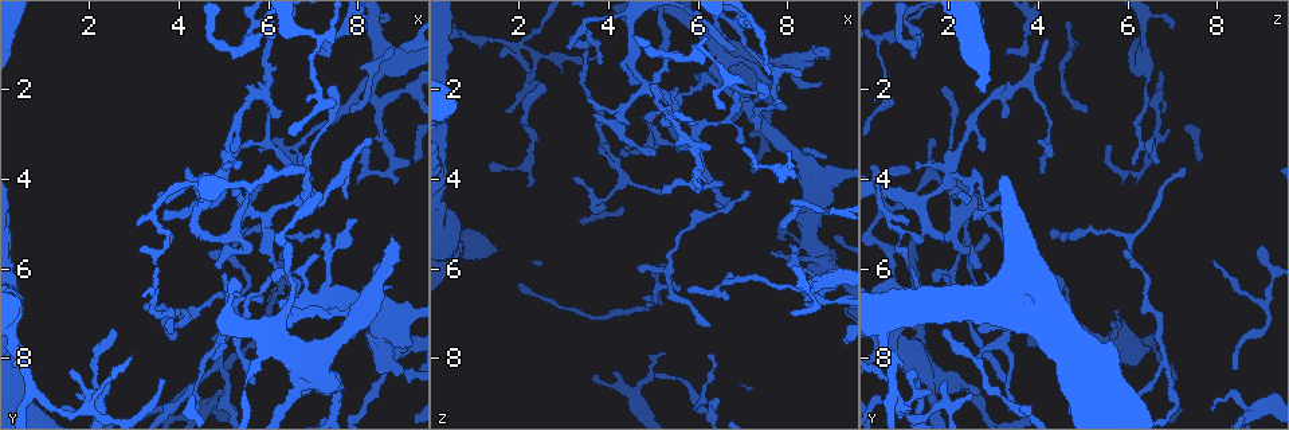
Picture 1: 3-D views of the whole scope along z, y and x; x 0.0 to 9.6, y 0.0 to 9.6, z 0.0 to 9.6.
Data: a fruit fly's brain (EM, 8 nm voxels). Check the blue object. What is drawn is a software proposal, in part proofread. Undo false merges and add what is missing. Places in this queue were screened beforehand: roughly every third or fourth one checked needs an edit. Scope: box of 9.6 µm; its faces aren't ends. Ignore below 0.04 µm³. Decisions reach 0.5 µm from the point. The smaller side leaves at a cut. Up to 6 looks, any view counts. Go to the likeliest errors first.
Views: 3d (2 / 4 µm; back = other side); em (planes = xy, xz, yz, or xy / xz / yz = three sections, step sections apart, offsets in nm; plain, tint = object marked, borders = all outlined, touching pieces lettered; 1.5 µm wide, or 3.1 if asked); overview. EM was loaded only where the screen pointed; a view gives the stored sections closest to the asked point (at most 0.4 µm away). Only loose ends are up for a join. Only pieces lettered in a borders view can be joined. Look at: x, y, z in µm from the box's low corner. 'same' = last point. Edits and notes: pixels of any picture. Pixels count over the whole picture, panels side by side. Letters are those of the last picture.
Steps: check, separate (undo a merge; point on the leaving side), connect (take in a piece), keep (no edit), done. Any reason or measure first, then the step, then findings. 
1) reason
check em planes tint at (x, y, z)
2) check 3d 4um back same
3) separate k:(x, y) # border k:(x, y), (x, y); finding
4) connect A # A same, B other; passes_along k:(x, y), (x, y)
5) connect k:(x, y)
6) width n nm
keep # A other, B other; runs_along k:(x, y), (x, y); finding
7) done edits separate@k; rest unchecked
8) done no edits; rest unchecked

an open end
check 3d 2um at (8.80, 5.25, 1.15)

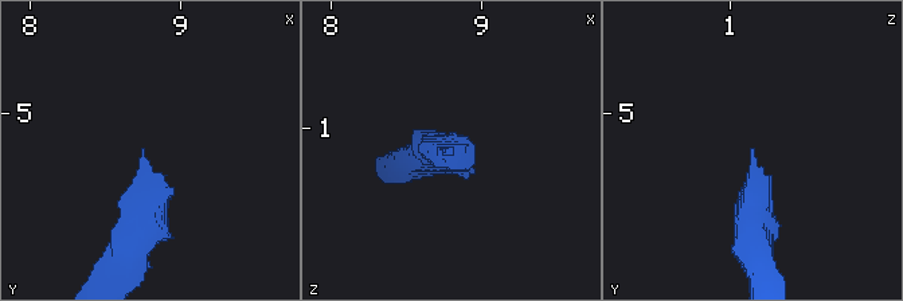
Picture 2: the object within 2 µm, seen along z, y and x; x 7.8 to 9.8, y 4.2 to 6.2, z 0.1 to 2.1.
need the tissue
check em planes borders at (8.76, 5.24, 1.14)

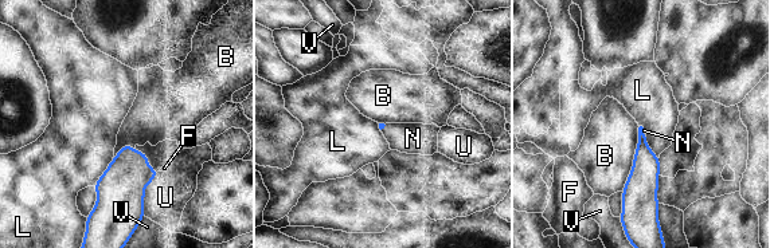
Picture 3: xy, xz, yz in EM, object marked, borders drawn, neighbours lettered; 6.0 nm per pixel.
connect N # B other, F other, L other, N same, U other, V other; passes_along 3:(120, 191), (147, 158), (159, 156); it goes on there

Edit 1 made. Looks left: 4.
check overview

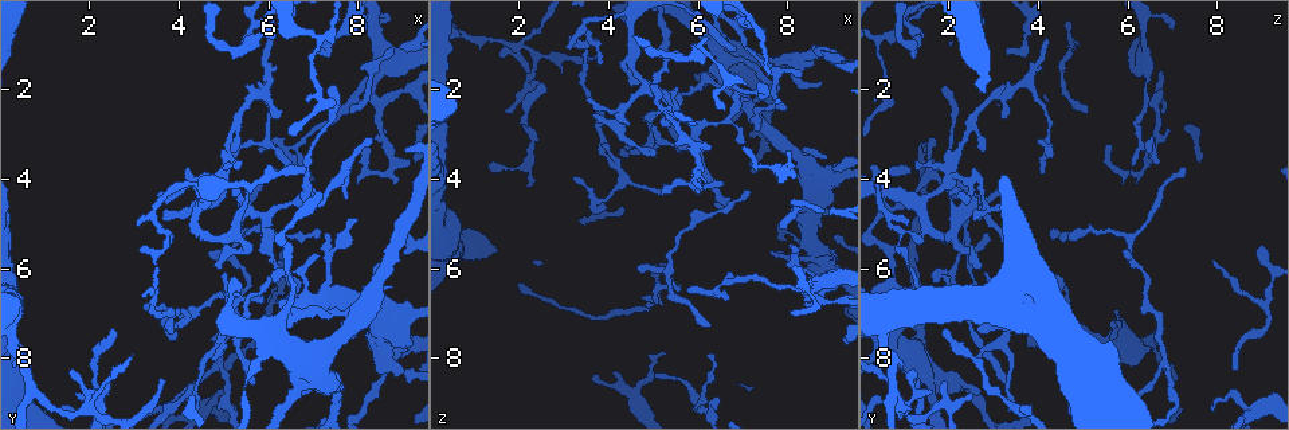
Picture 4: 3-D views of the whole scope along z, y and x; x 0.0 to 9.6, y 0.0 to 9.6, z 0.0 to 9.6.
branch stops here
check em xz step 4 borders at (8.05, 0.55, 6.95)

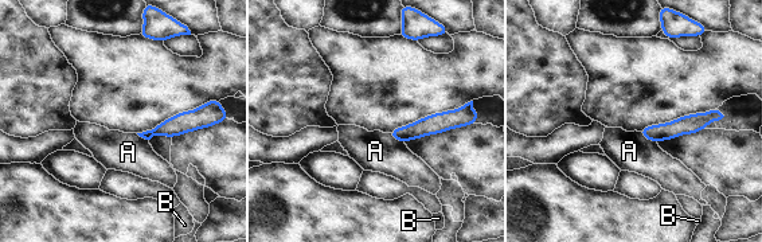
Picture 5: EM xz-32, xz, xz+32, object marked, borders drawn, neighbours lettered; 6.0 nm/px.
longest_contact A 130 nm
keep # A other, B other; runs_along 5:(715, 117), (671, 131), (644, 132); none of them fits

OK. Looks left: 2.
done edits connect@3; rest unchecked

